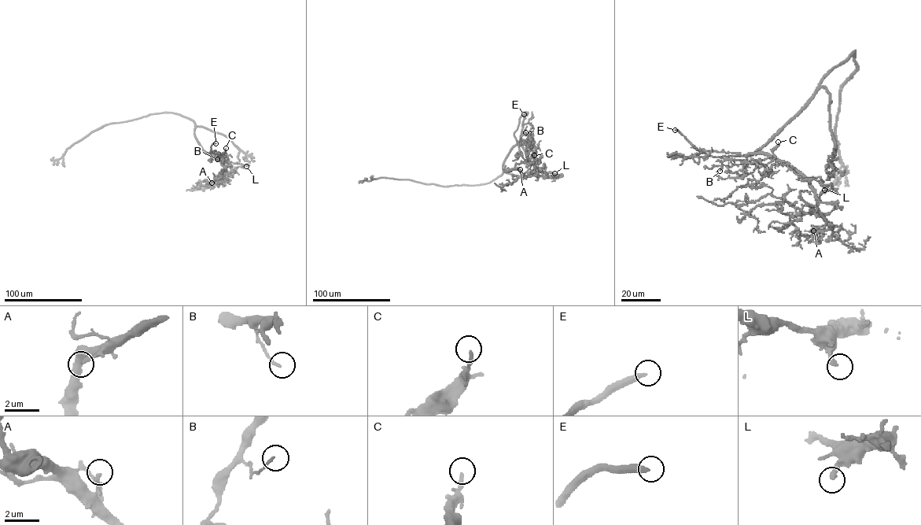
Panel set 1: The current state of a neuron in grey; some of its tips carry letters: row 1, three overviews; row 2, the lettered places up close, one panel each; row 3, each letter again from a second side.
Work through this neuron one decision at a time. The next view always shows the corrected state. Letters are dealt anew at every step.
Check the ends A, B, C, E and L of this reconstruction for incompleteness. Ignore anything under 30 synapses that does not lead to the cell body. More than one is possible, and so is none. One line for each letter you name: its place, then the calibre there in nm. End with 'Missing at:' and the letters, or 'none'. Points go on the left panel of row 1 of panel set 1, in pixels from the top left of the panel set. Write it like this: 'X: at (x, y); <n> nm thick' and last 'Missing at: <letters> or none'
E: at (215, 143); 300 nm thick
Missing at: E

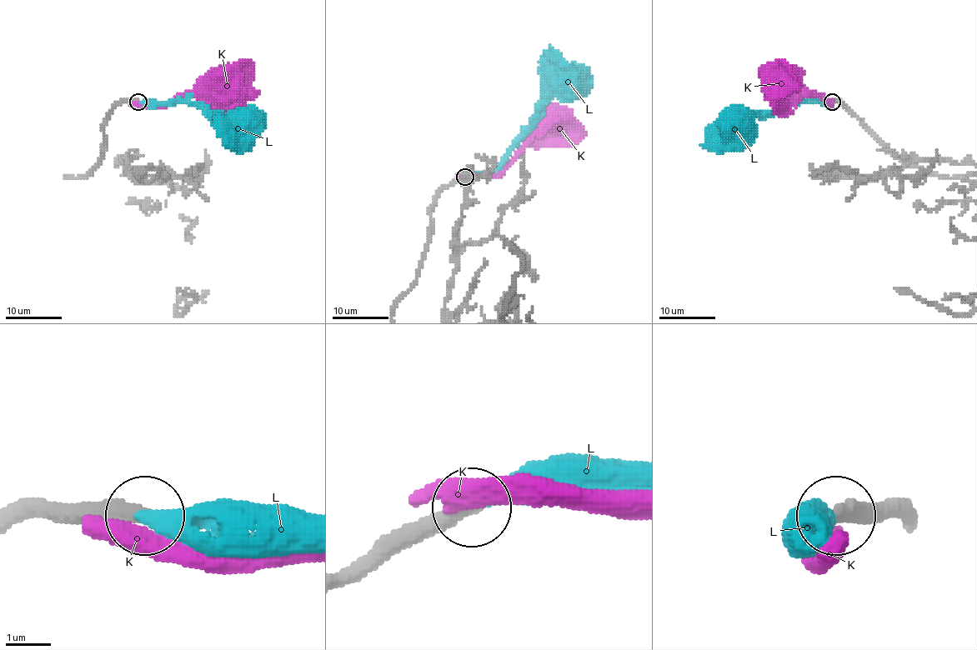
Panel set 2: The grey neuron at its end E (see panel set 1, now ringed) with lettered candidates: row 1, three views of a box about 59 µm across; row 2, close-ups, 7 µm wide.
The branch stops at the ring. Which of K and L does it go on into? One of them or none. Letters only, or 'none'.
L

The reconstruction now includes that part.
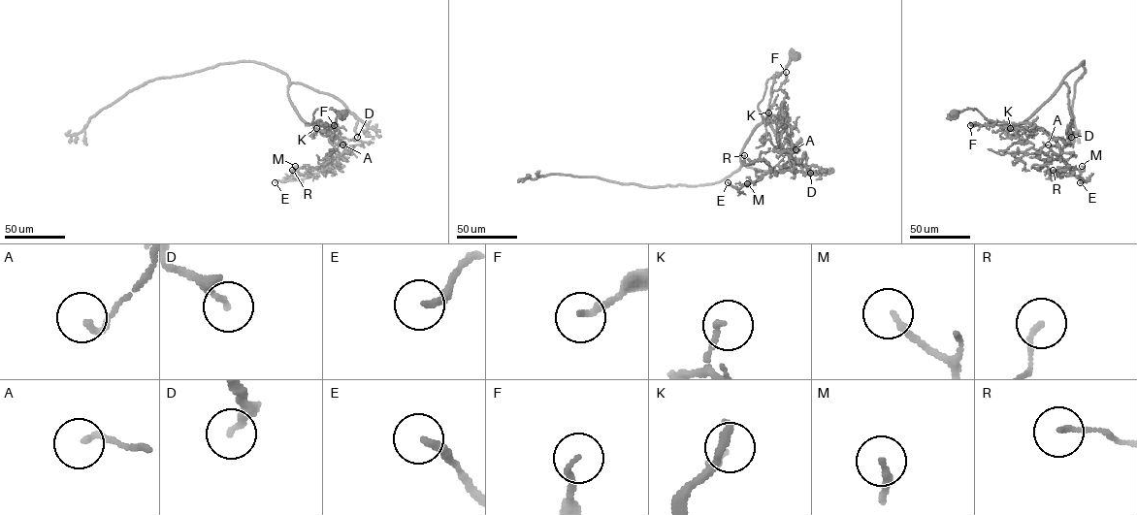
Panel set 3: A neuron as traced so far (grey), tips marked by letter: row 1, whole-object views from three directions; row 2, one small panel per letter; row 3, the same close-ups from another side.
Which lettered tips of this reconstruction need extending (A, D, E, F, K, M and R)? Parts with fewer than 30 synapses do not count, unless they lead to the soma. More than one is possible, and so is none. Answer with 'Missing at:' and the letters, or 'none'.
Missing at: none

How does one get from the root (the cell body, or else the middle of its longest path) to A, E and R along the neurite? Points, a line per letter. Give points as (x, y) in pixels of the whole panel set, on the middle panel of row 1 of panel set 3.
A: (795, 57), (767, 80), (758, 107), (797, 162), (791, 152), (798, 143), (795, 149)
E: (795, 57), (780, 74), (767, 80), (758, 109), (797, 162), (783, 172), (765, 173), (739, 188), (728, 182)
R: (795, 57), (780, 74), (767, 80), (758, 109), (797, 162), (777, 173), (764, 160), (745, 164), (744, 155)

